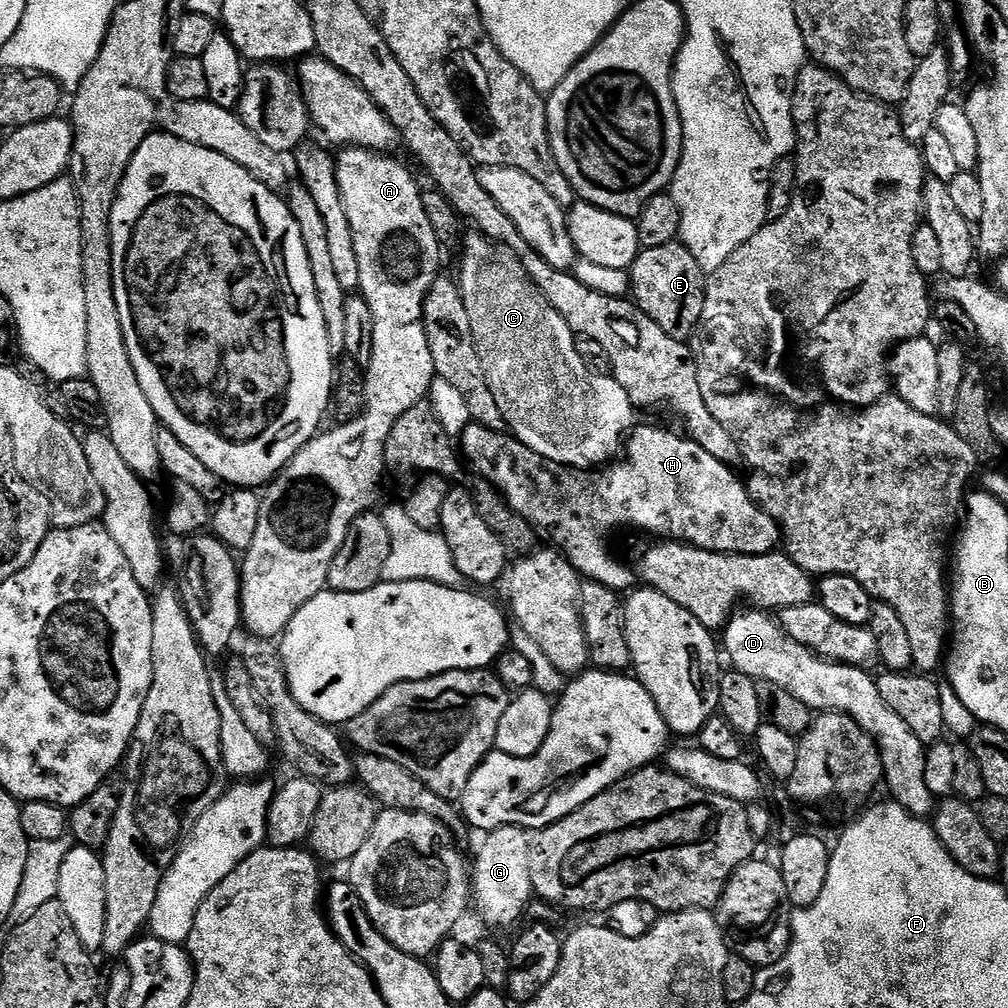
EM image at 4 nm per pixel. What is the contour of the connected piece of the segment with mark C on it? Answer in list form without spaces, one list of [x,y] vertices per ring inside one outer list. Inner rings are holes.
[[[475,230],[469,233],[464,240],[458,285],[466,302],[466,314],[470,314],[470,330],[474,334],[474,346],[482,362],[486,386],[490,386],[498,410],[502,410],[507,431],[554,464],[596,470],[615,461],[638,420],[630,394],[618,386],[612,375],[599,376],[588,369],[583,354],[576,349],[576,333],[566,318],[550,306],[546,294],[534,286],[519,258],[504,244],[495,244]]]

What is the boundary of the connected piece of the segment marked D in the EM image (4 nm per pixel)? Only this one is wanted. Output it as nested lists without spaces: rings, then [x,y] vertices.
[[[737,611],[722,629],[722,635],[724,635],[724,640],[722,636],[722,648],[727,659],[728,656],[732,659],[731,667],[735,671],[751,676],[757,682],[762,680],[774,682],[774,686],[782,686],[782,690],[790,690],[790,694],[794,694],[794,698],[800,699],[801,702],[806,702],[806,706],[811,708],[813,713],[841,712],[852,718],[875,742],[876,749],[880,752],[884,767],[883,783],[886,788],[888,784],[888,792],[892,795],[889,797],[895,803],[901,804],[912,816],[931,817],[938,800],[937,797],[930,794],[930,790],[926,786],[926,758],[924,757],[926,746],[916,737],[914,730],[910,730],[910,726],[906,726],[906,722],[902,722],[902,718],[898,718],[898,714],[894,714],[894,710],[890,710],[890,706],[886,706],[882,694],[878,694],[878,686],[873,673],[868,673],[868,670],[864,668],[855,668],[849,664],[837,664],[834,660],[825,660],[823,656],[817,656],[806,646],[790,639],[781,628],[779,619],[772,617],[771,620],[768,617],[771,615],[767,611],[748,611],[752,612]]]

